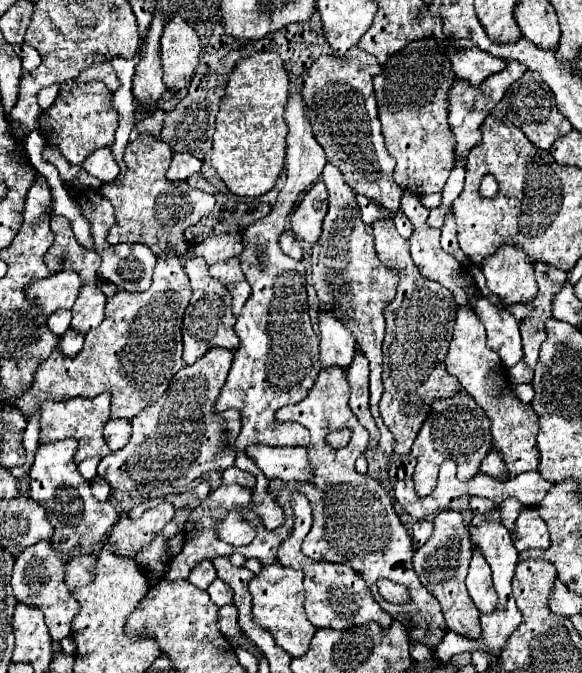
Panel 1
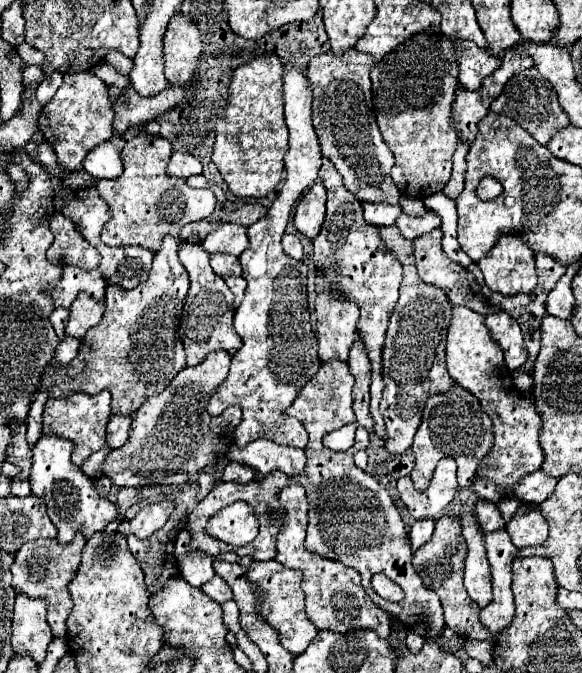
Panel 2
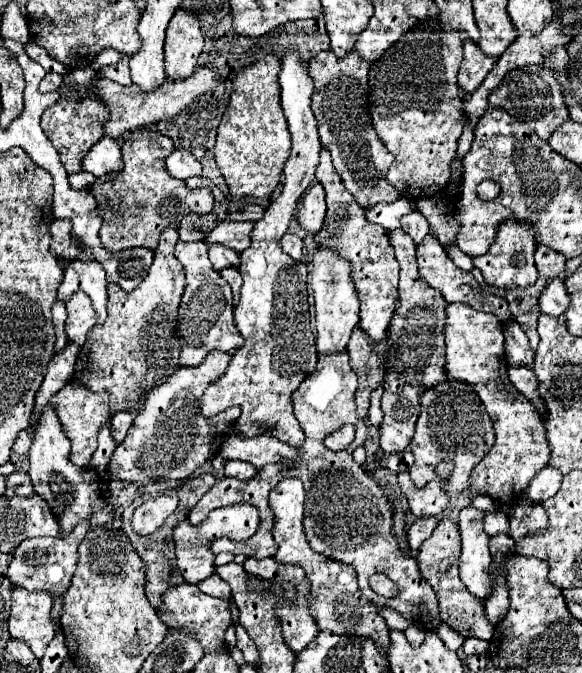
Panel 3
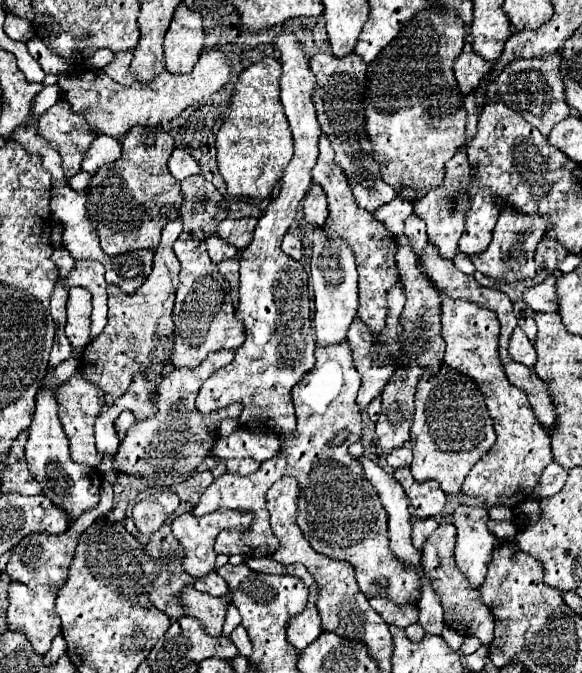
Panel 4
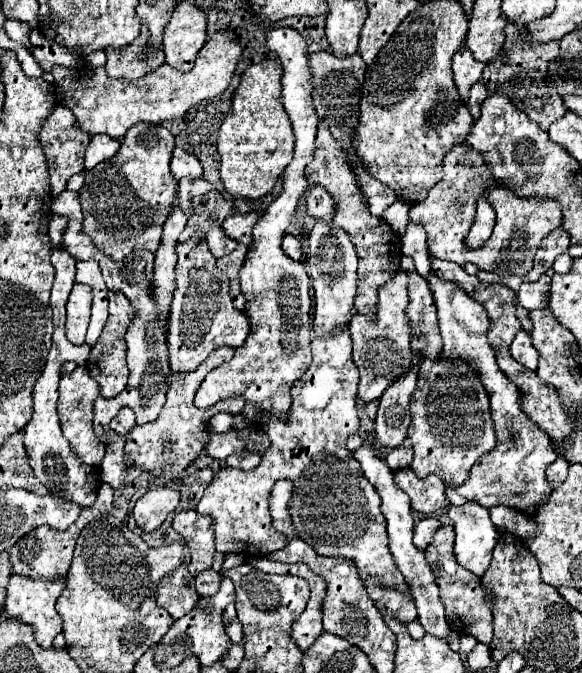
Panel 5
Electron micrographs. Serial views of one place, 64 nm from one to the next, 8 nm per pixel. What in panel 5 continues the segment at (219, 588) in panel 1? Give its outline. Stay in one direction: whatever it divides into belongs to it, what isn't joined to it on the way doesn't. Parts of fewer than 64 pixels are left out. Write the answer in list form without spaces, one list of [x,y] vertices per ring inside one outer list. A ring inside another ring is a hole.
[[[204,570],[196,576],[196,592],[200,596],[214,596],[220,588],[220,580],[222,580],[222,574],[220,572],[214,572],[214,570]]]

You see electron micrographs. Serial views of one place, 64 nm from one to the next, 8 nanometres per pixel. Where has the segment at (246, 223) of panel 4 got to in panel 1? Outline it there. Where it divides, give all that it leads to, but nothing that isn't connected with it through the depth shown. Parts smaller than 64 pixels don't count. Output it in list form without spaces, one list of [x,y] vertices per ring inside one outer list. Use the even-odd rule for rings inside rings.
[[[220,234],[220,236],[210,236],[196,246],[190,246],[188,252],[190,252],[190,256],[198,256],[208,266],[212,266],[216,262],[224,262],[234,256],[240,256],[242,248],[244,246],[242,246],[240,234]]]

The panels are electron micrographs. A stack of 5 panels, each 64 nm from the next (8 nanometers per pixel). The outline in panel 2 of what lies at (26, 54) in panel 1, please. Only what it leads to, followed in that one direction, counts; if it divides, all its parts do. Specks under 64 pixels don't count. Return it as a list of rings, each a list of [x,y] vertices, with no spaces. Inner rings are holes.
[[[26,42],[20,44],[20,46],[16,46],[16,52],[20,54],[20,58],[22,58],[22,62],[26,66],[38,66],[38,64],[44,62],[44,54],[40,54],[40,50],[28,46]]]

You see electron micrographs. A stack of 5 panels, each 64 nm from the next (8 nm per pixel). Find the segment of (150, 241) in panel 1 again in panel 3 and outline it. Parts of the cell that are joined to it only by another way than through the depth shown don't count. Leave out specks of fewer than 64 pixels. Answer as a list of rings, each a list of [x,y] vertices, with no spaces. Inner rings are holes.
[[[138,128],[122,144],[124,168],[116,174],[100,176],[92,186],[104,218],[100,228],[100,240],[110,252],[138,246],[156,250],[160,232],[168,228],[168,224],[180,226],[180,220],[190,212],[208,214],[212,210],[214,196],[208,188],[202,188],[202,192],[190,190],[182,180],[176,180],[166,172],[164,160],[170,156],[170,148],[174,150],[174,144],[160,132]]]

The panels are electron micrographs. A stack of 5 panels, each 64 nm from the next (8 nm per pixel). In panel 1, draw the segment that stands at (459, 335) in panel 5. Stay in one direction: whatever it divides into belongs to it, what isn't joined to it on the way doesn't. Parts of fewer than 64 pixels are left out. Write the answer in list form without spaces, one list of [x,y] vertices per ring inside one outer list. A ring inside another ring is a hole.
[[[460,306],[454,338],[450,342],[450,350],[446,354],[446,370],[460,380],[464,390],[474,396],[476,404],[486,412],[490,420],[490,432],[494,438],[494,446],[504,454],[504,462],[508,468],[508,478],[514,478],[522,472],[538,468],[538,416],[530,404],[522,404],[512,394],[512,384],[508,380],[508,372],[500,362],[498,354],[486,346],[486,330],[480,324],[478,316],[468,306]]]

